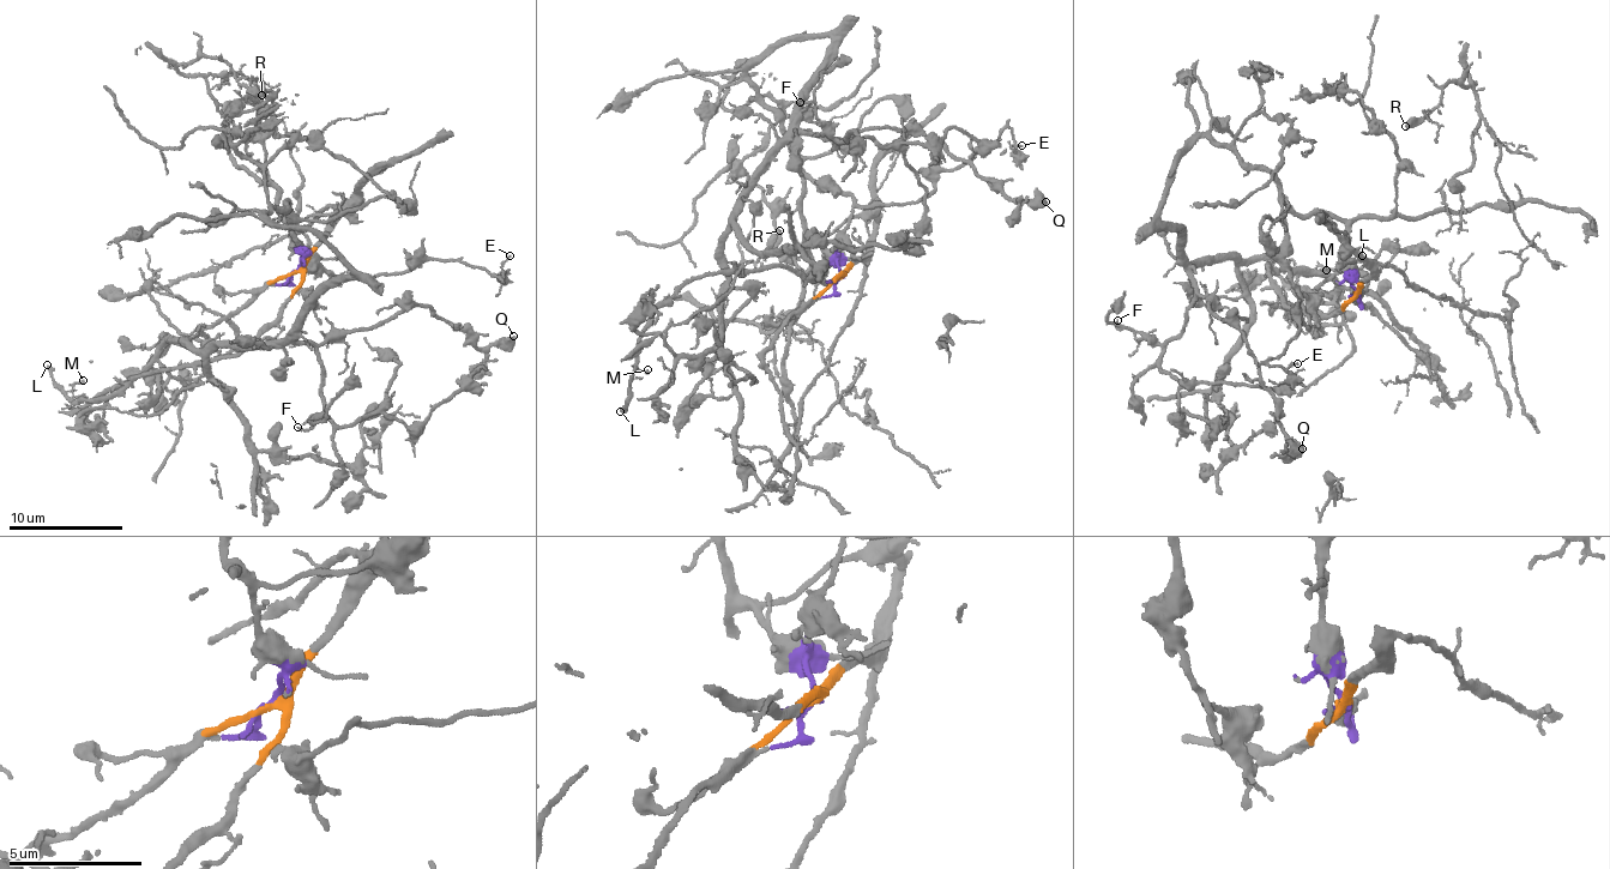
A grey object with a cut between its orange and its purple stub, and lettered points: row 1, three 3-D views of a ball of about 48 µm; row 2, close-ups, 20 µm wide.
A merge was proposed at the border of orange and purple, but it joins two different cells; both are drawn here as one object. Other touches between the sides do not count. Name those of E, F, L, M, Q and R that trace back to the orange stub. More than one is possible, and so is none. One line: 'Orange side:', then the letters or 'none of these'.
Orange side: L, M

